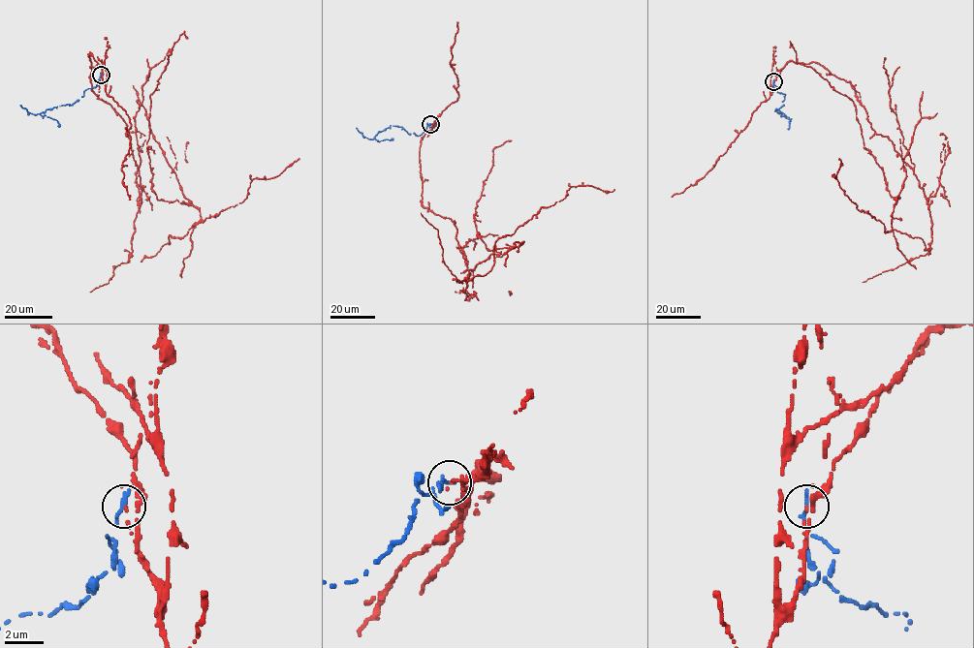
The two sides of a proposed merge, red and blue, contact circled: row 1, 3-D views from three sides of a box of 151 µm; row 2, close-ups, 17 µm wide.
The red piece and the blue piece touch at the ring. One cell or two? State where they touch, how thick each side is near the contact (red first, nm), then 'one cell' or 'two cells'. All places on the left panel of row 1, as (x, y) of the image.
at (101, 75); 140 nm thick on the red side, 280 nm on the other; two cells

